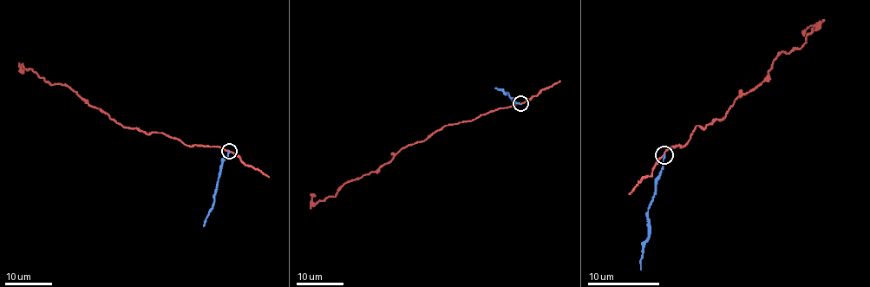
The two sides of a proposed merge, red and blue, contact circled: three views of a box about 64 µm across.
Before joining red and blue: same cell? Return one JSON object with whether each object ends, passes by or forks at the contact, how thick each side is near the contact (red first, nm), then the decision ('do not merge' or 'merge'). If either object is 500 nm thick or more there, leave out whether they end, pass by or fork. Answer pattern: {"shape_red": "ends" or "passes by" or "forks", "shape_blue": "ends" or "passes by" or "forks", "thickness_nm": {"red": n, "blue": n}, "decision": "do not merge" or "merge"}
{"shape_red": "passes by", "shape_blue": "ends", "thickness_nm": {"red": 130, "blue": 180}, "decision": "do not merge"}

